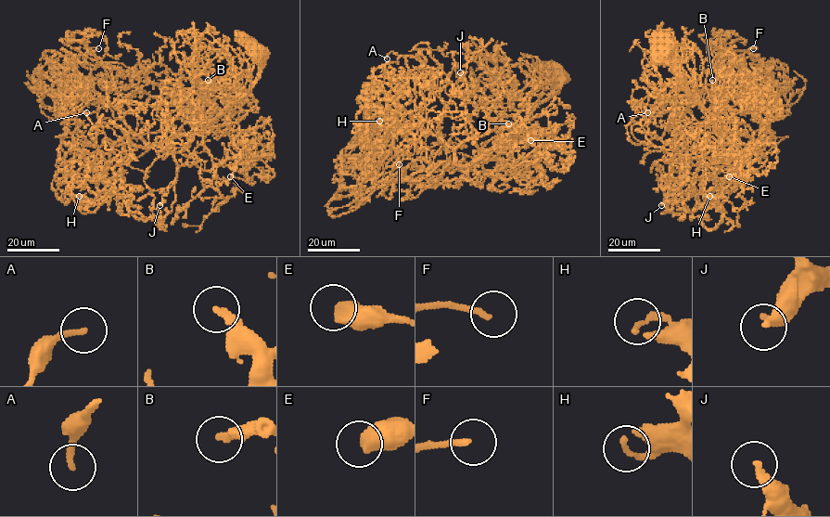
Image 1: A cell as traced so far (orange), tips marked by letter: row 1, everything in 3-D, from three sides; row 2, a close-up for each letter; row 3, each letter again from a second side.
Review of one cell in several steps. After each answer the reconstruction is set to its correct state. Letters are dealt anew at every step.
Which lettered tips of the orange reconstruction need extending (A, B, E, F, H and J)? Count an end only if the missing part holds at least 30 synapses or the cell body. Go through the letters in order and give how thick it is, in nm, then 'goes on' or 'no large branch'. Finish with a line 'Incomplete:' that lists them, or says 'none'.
A: 190 nm thick; goes on
B: 240 nm thick; no large branch
E: 550 nm thick; no large branch
F: 180 nm thick; goes on
H: 220 nm thick; no large branch
J: 300 nm thick; goes on
Incomplete: A, F, J

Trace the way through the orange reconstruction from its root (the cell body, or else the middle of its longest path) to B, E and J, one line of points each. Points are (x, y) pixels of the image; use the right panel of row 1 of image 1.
B: (661, 52), (690, 95), (732, 131), (746, 135), (751, 148), (772, 138), (742, 103), (721, 104), (712, 80)
E: (661, 52), (740, 164), (729, 170), (728, 155), (738, 154), (746, 182), (729, 176)
J: (661, 52), (688, 91), (696, 93), (725, 151), (702, 154), (692, 185), (661, 205)

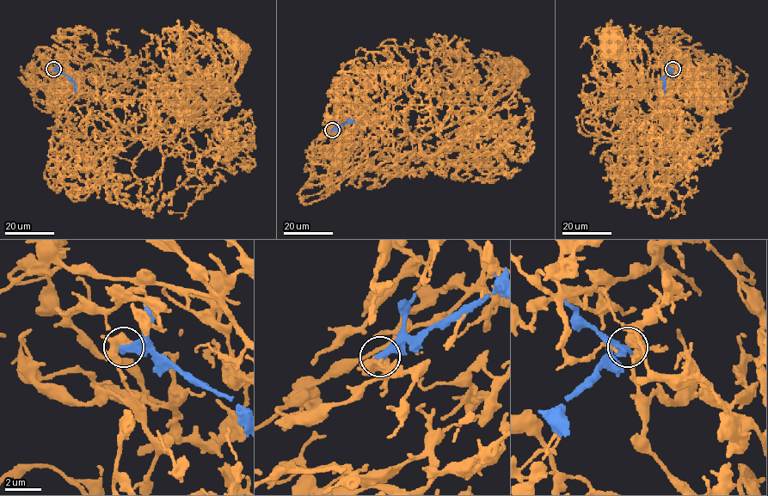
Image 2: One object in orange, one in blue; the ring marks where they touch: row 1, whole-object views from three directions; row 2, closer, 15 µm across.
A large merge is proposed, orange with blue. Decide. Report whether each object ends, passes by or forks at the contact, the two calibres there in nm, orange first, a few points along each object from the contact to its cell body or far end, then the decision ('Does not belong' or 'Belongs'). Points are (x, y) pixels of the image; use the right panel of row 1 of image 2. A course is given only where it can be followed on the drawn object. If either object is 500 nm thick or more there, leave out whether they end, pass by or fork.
At the ring orange forks. At the ring blue ends. Thickness 400 nm (orange) against 400 nm. Course of orange: (673, 69), (675, 83), (715, 125), (707, 137), (695, 138), (693, 129), (657, 107), (611, 48). Course of blue: (673, 69), (665, 76), (664, 93). Does not belong

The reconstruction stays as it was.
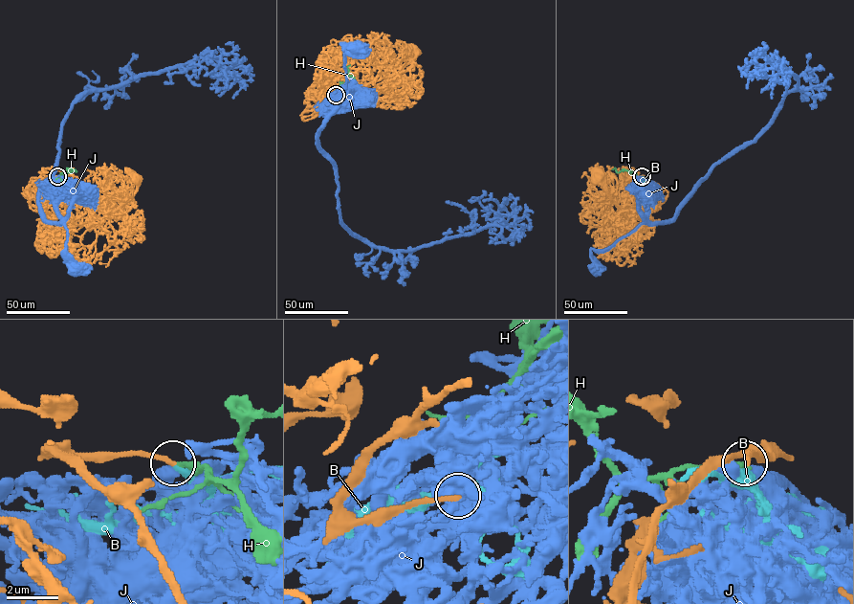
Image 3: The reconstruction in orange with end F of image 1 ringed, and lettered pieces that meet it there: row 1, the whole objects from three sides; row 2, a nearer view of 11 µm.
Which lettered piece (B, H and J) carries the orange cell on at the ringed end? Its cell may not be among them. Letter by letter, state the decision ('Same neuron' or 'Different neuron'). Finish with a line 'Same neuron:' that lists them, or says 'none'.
B: Same neuron
H: Different neuron
J: Different neuron
Same neuron: B

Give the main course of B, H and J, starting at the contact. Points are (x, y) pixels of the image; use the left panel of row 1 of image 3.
B: (57, 176), (81, 183)
H: (57, 176), (75, 170), (70, 169), (70, 172), (66, 168), (71, 169)
J: (57, 176), (56, 213), (67, 229), (66, 253), (79, 269)

